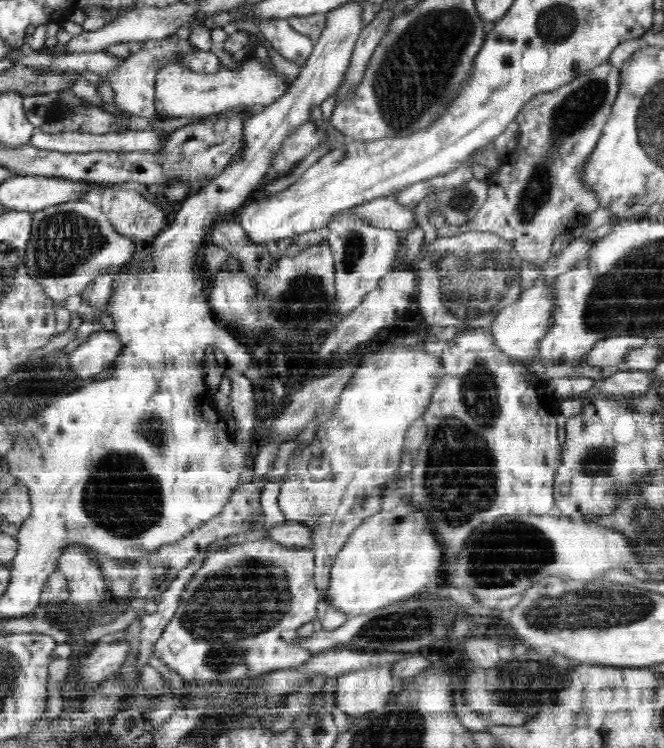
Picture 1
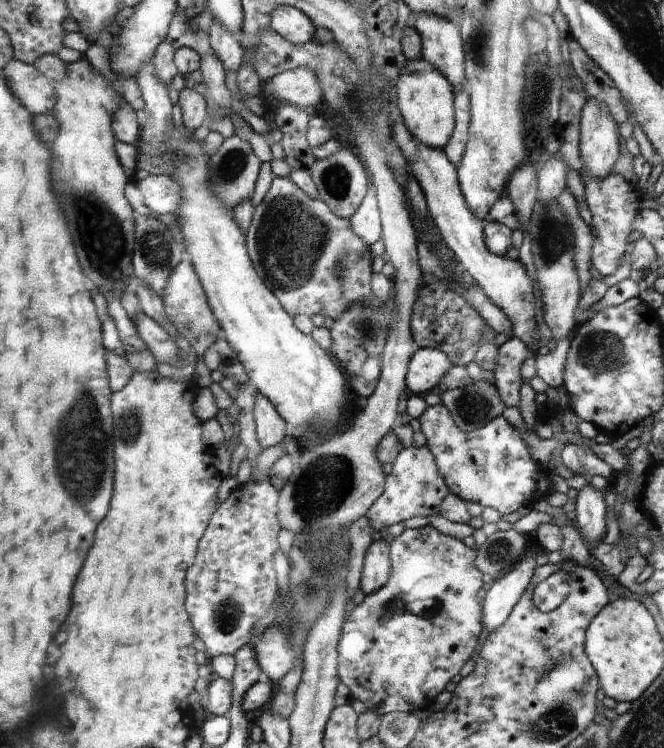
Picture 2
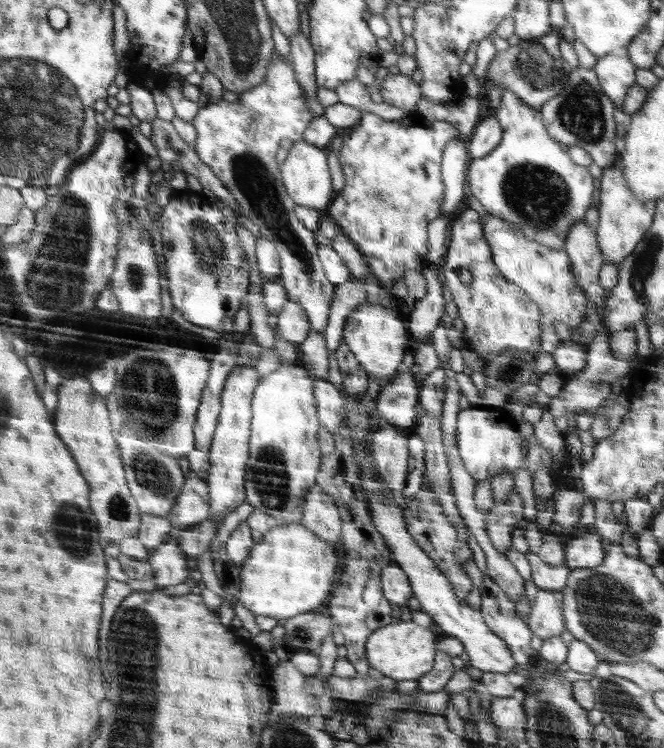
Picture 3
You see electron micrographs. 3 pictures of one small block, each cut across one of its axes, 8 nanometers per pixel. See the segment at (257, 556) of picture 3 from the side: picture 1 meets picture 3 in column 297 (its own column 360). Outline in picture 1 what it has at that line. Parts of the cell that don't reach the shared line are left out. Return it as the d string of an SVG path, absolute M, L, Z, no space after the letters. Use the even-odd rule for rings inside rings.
M402 501L390 512L382 510L375 516L363 520L362 524L345 540L342 548L332 560L332 568L329 569L329 585L324 603L331 604L336 611L348 614L368 614L374 610L380 610L388 604L406 600L412 596L419 596L424 589L436 587L436 579L443 574L441 563L441 550L439 544L433 539L429 530L428 517L424 516L420 509Z

